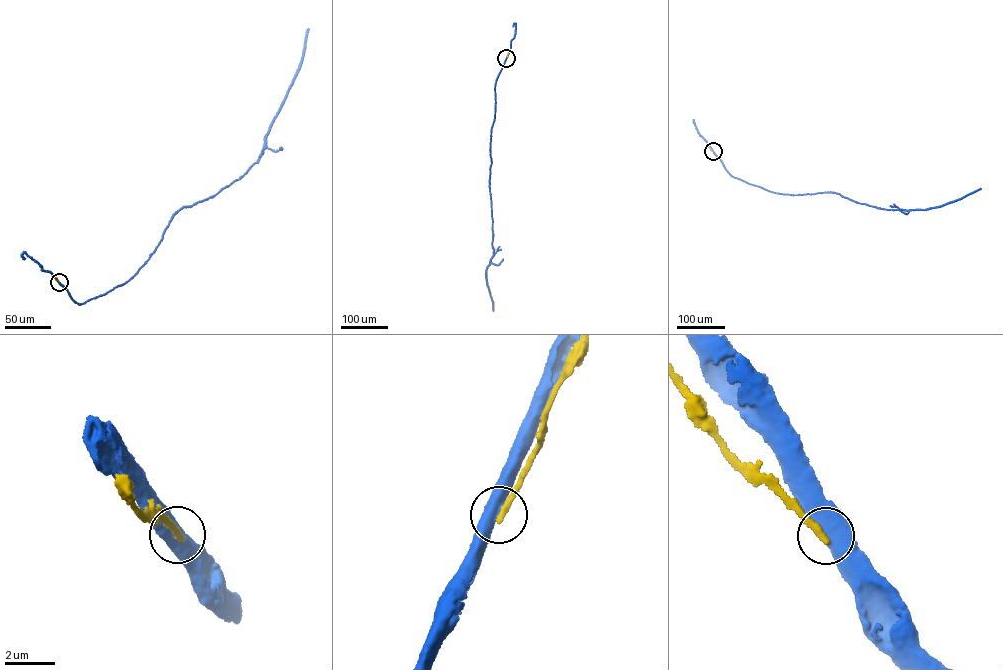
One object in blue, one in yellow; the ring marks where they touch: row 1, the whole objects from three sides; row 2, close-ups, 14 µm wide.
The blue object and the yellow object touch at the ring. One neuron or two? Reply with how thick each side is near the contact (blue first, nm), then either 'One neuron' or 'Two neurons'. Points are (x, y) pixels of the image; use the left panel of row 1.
Thickness 600 nm (blue) against 280 nm. Two neurons

